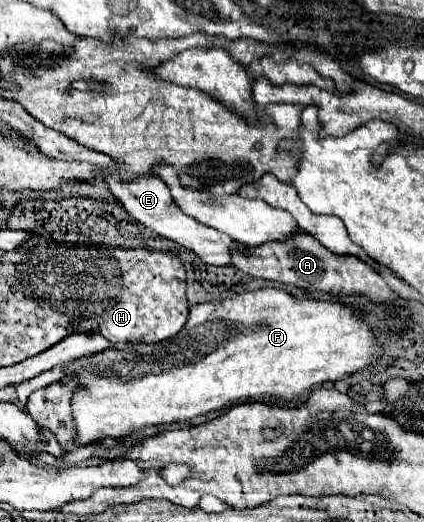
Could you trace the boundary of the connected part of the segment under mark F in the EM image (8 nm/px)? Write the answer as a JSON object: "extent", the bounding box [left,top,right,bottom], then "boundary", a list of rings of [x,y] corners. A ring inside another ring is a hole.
{"extent":[60,289,382,445],"boundary":[[[258,289],[258,291],[248,291],[248,293],[240,293],[240,295],[232,295],[228,299],[222,301],[212,301],[212,303],[200,303],[200,305],[192,305],[190,313],[188,313],[188,321],[184,325],[184,329],[168,339],[168,341],[160,341],[160,343],[140,343],[134,345],[130,349],[106,349],[100,351],[96,355],[88,355],[88,357],[80,357],[76,361],[70,361],[66,365],[62,365],[62,379],[60,383],[76,383],[78,391],[74,391],[72,395],[72,419],[74,419],[74,431],[76,431],[76,445],[90,445],[90,443],[98,443],[104,441],[108,437],[122,437],[134,429],[140,427],[150,427],[150,425],[168,425],[168,423],[176,423],[176,421],[186,421],[198,415],[206,415],[208,411],[216,411],[216,409],[226,409],[242,399],[254,399],[254,397],[276,397],[276,399],[296,399],[300,393],[310,391],[316,385],[322,385],[326,381],[338,381],[344,379],[346,375],[352,375],[356,371],[362,371],[364,367],[370,367],[378,361],[382,353],[382,347],[376,343],[376,337],[372,333],[372,329],[348,307],[334,303],[334,301],[320,301],[320,299],[296,299],[290,293],[286,293],[284,289]]]}

